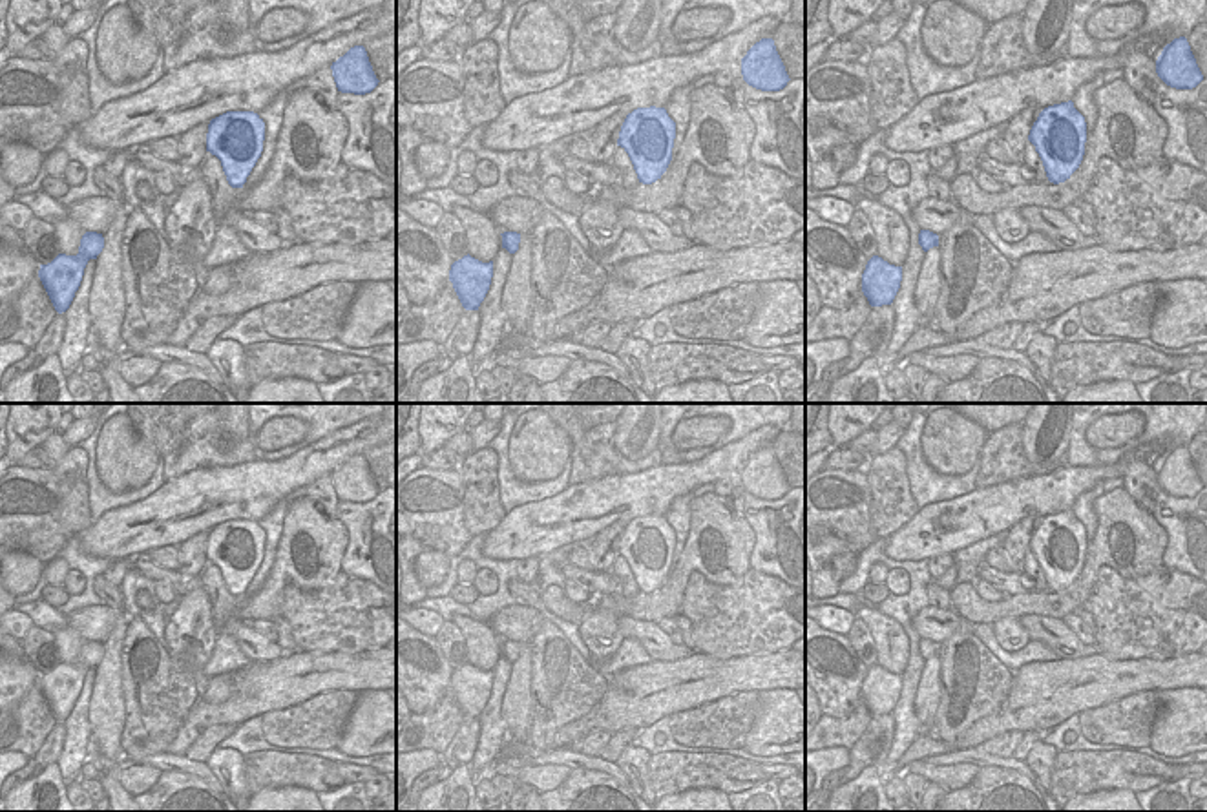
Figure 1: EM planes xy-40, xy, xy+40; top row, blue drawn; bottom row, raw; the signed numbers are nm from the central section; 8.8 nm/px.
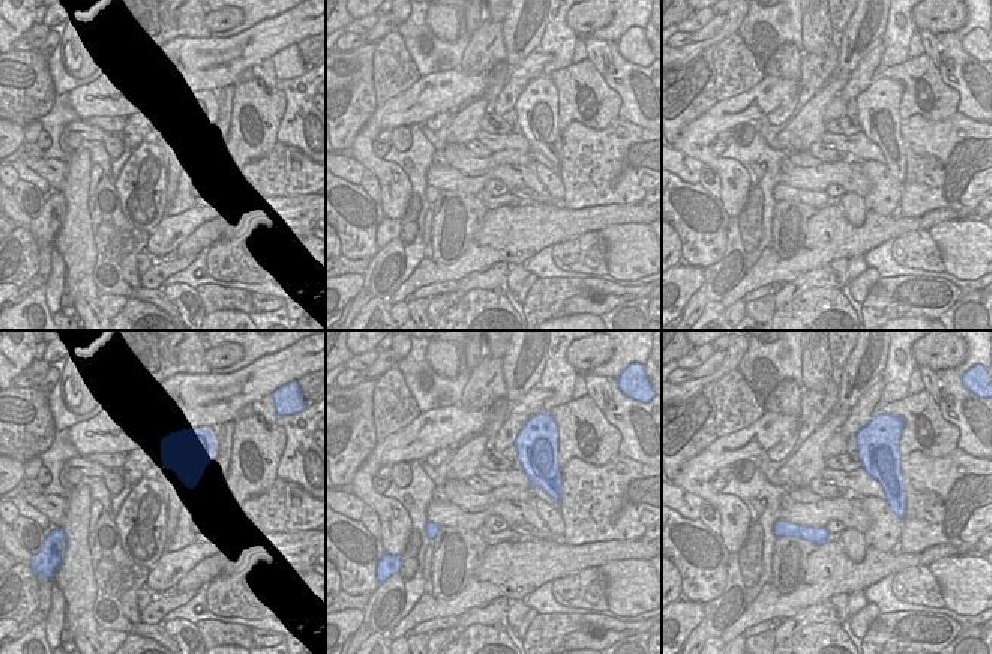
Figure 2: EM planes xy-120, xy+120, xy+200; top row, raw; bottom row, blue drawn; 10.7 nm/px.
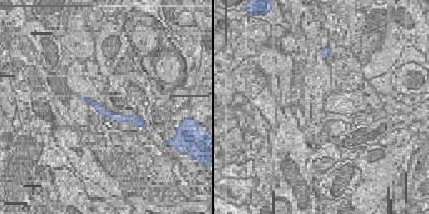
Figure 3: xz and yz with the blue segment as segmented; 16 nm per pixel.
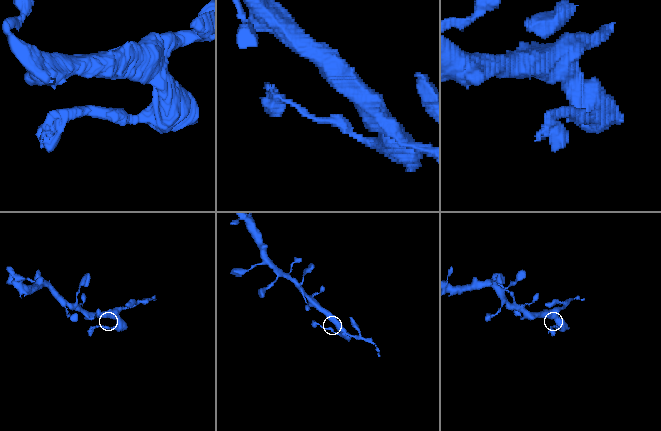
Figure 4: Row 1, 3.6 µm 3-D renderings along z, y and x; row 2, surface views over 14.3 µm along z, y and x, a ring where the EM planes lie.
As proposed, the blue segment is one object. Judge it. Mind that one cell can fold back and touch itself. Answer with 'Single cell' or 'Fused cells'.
Fused cells.

